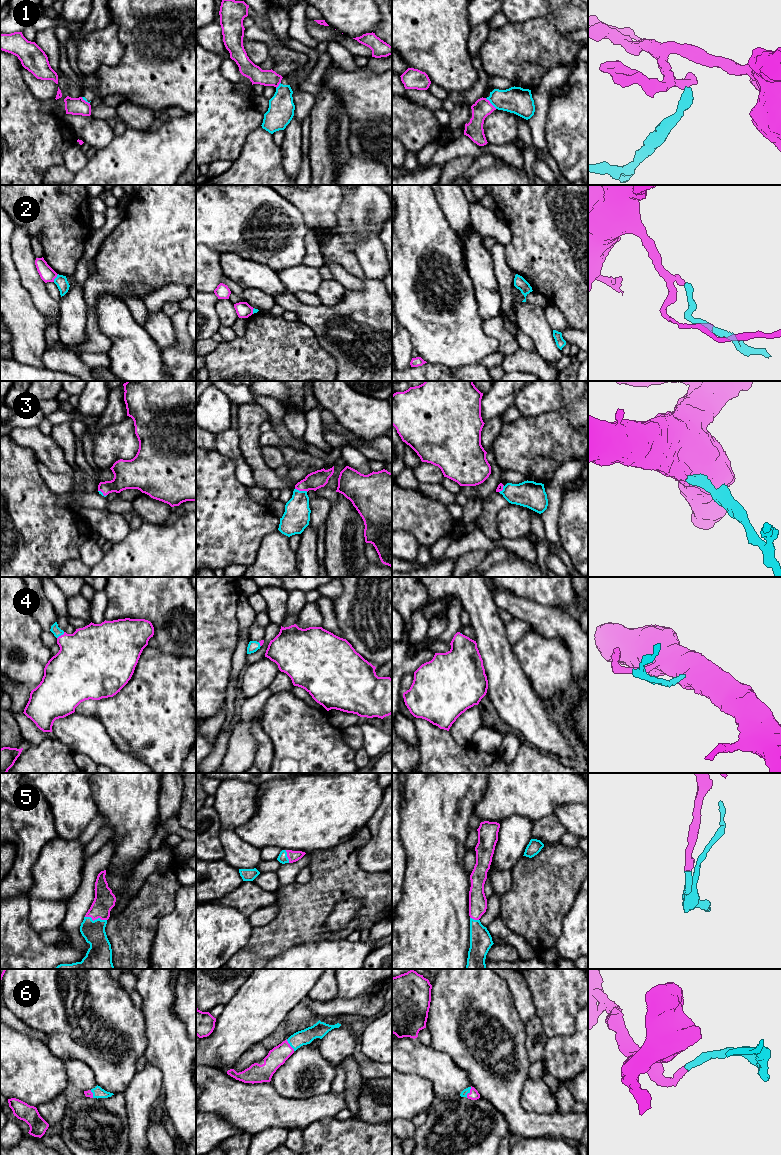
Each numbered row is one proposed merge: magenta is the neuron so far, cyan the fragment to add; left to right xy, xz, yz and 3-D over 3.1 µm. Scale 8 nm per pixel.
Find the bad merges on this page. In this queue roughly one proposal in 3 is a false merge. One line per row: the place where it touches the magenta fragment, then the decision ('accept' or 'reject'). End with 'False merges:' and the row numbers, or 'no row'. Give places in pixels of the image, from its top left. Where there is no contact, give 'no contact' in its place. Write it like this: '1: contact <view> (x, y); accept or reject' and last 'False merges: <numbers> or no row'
1: contact yz (490, 103); reject
2: contact xy (55, 277); reject
3: contact xz (301, 490); accept
4: contact xy (61, 635); accept
5: contact xy (96, 918); accept
6: contact xz (289, 1045); accept
False merges: 1, 2

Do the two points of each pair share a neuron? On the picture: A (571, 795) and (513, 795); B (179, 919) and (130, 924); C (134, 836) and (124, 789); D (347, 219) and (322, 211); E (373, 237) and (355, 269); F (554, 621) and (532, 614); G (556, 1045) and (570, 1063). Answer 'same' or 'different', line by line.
A: same
B: different
C: same
D: different
E: different
F: same
G: same

